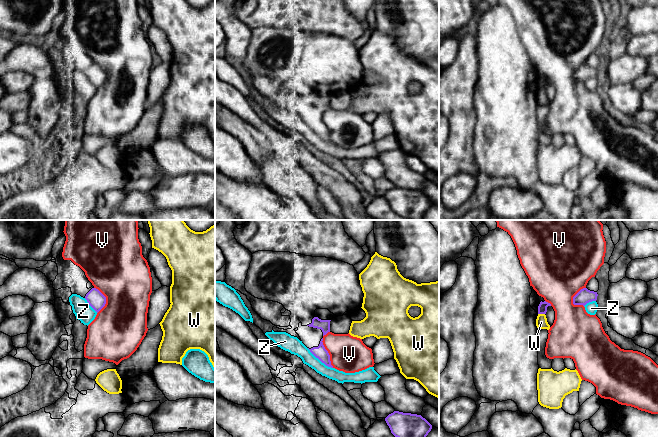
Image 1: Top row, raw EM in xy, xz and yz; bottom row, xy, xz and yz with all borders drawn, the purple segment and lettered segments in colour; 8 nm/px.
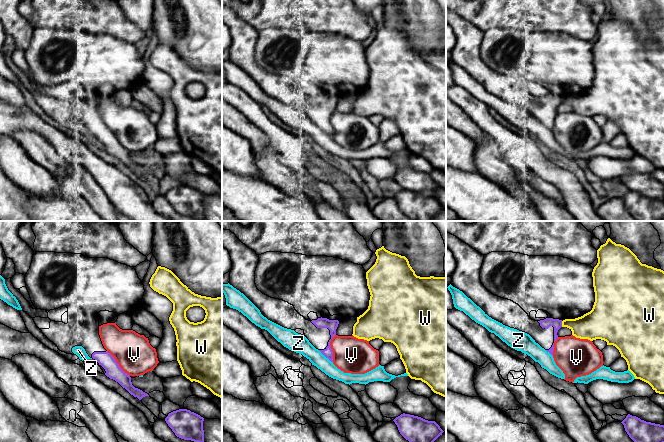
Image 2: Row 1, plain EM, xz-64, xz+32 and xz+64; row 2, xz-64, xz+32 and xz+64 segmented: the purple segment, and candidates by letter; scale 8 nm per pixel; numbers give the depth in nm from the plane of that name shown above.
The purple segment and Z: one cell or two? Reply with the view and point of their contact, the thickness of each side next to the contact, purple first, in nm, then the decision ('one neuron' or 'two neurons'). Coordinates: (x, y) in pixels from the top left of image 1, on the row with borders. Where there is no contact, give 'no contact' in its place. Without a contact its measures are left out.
xz (320, 360) | 100/130 nm | two neurons

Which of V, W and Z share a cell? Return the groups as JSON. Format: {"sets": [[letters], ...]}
{"sets": [["V"], ["W"], ["Z"]]}

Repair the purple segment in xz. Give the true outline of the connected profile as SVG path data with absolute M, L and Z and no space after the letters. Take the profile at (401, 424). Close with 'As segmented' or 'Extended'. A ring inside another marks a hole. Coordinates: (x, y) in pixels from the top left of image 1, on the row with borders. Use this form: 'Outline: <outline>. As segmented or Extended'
Outline: M394 411L385 421L395 437L426 437L432 425L421 415Z. As segmented

